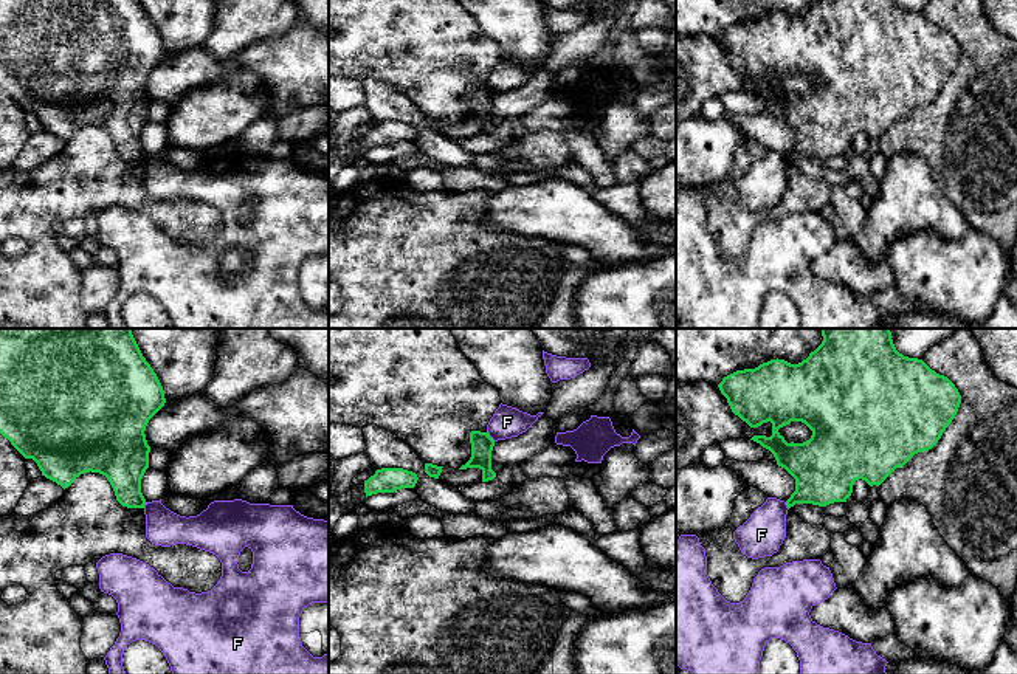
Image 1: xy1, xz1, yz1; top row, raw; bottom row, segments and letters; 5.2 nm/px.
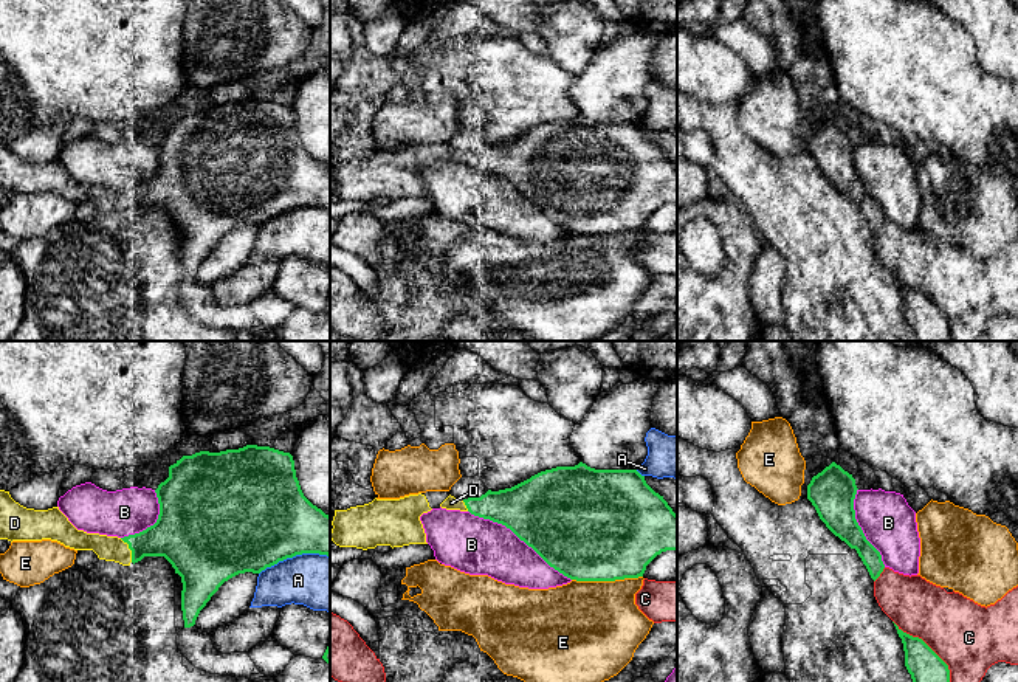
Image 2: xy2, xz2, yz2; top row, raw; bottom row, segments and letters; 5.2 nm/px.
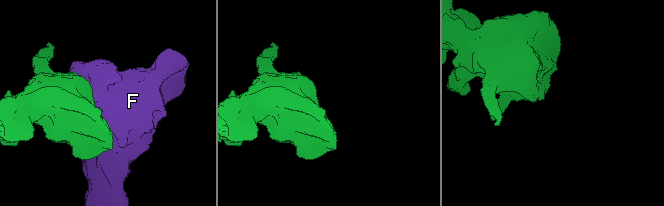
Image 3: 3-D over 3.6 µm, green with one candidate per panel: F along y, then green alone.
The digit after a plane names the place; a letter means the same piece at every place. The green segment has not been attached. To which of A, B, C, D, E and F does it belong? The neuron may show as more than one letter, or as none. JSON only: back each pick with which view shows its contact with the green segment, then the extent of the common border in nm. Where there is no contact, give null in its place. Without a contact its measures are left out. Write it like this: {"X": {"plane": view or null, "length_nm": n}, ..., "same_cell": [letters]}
{"D": {"plane": "xy2", "length_nm": 140}, "same_cell": ["D"]}

